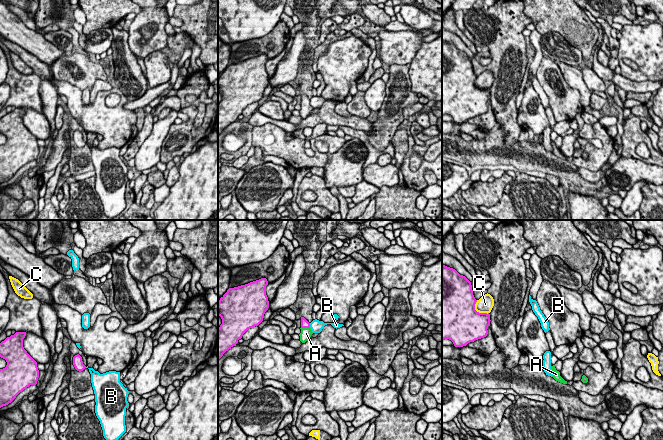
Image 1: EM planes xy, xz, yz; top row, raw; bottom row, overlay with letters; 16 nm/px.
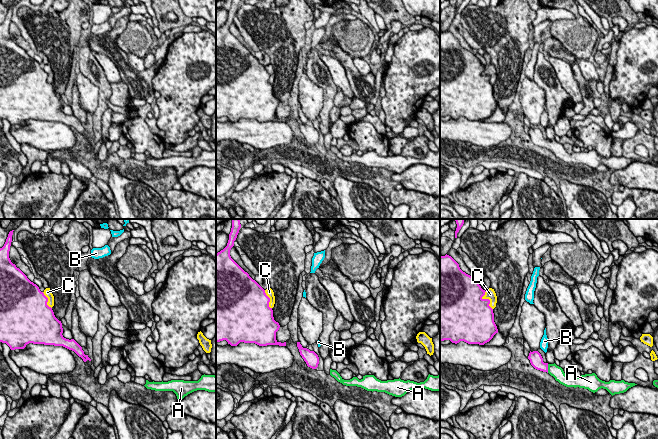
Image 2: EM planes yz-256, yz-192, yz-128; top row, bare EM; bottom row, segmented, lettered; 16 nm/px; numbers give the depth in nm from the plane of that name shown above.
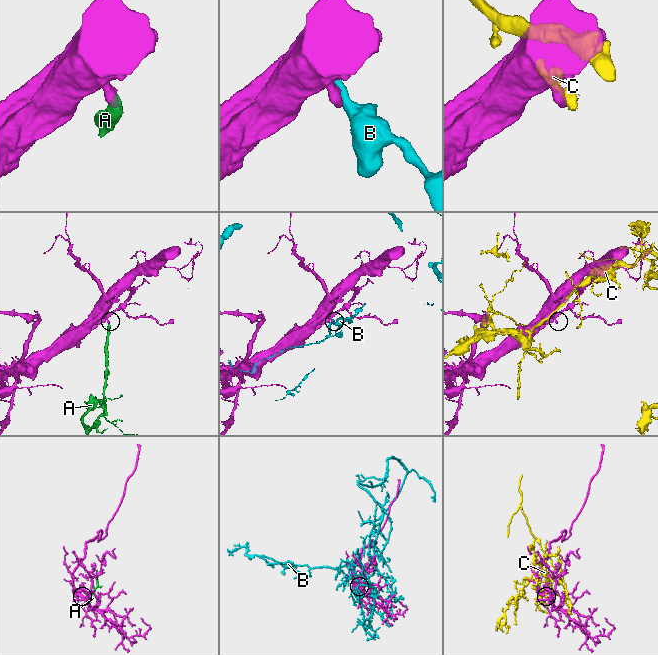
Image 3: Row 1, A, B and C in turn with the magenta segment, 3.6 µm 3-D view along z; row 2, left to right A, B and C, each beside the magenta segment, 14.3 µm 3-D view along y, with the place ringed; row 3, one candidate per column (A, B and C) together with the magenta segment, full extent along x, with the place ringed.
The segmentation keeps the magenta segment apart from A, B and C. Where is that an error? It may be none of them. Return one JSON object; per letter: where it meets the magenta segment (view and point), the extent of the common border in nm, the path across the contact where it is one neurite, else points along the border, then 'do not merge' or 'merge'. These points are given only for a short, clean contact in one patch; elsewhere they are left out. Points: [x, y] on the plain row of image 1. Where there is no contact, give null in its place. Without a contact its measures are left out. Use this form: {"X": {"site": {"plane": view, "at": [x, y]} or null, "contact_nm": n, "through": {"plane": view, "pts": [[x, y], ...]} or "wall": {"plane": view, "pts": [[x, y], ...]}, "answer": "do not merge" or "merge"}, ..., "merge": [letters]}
{"A": {"site": {"plane": "xz", "at": [305, 103]}, "contact_nm": 140, "answer": "merge"}, "B": {"site": {"plane": "xz", "at": [309, 101]}, "contact_nm": 80, "wall": {"plane": "xz", "pts": [[309, 99], [310, 103]]}, "answer": "do not merge"}, "C": {"site": {"plane": "yz", "at": [476, 87]}, "contact_nm": 300, "answer": "do not merge"}, "merge": ["A"]}

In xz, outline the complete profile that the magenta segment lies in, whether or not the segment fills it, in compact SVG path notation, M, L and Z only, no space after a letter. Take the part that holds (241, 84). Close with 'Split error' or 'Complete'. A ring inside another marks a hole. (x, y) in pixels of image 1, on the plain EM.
M266 54L229 64L218 78L218 92L222 100L218 104L218 135L236 122L238 116L250 104L258 102L269 84L266 71Z. Complete

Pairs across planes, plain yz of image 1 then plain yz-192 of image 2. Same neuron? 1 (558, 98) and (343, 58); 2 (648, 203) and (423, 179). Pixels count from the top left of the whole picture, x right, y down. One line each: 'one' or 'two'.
1: two
2: two

